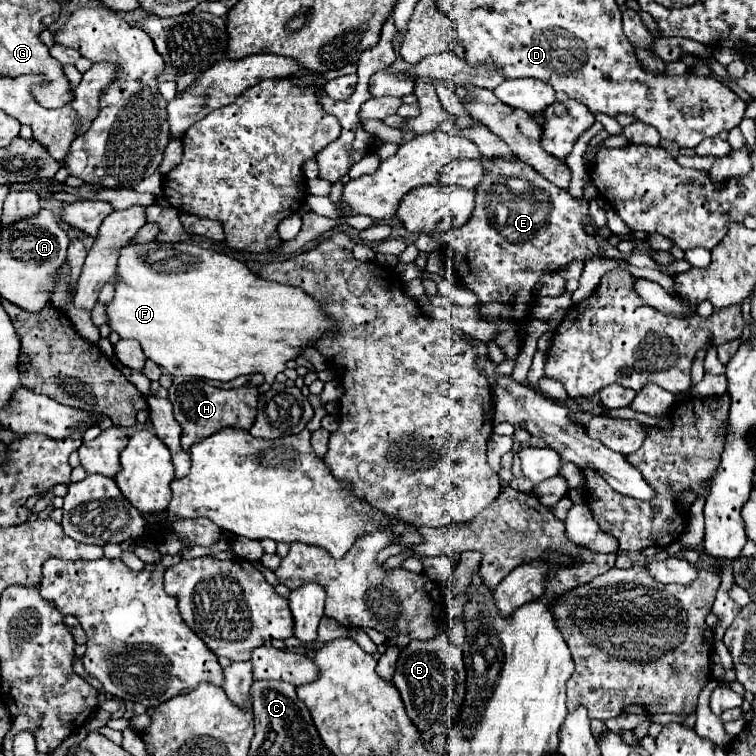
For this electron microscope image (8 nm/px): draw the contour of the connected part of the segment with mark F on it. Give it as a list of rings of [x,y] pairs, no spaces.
[[[129,242],[125,246],[121,246],[117,250],[119,258],[117,258],[117,272],[113,276],[115,282],[115,296],[113,300],[105,306],[107,308],[107,324],[113,332],[117,332],[121,338],[135,338],[145,356],[151,358],[155,364],[159,364],[161,368],[165,368],[169,374],[173,376],[195,376],[195,378],[205,378],[205,380],[217,380],[217,382],[229,382],[241,374],[253,374],[253,372],[261,372],[265,374],[265,380],[269,384],[273,384],[275,376],[279,372],[285,370],[285,362],[293,360],[295,356],[299,356],[301,348],[309,346],[311,340],[317,340],[319,336],[323,336],[327,332],[327,328],[331,330],[333,324],[329,322],[327,316],[323,316],[325,312],[321,310],[321,306],[307,296],[303,290],[295,288],[295,286],[285,286],[285,284],[273,284],[267,280],[261,280],[257,274],[253,274],[245,264],[241,264],[239,260],[227,256],[227,254],[219,254],[213,250],[205,250],[201,246],[189,244],[189,242],[145,242],[145,244],[137,244],[137,242]]]

